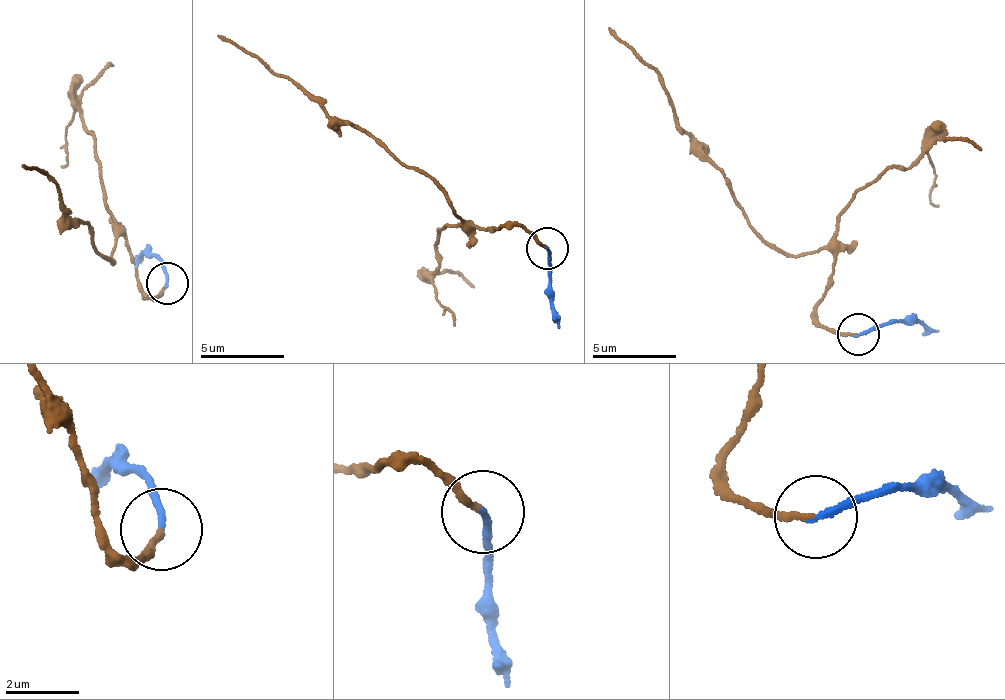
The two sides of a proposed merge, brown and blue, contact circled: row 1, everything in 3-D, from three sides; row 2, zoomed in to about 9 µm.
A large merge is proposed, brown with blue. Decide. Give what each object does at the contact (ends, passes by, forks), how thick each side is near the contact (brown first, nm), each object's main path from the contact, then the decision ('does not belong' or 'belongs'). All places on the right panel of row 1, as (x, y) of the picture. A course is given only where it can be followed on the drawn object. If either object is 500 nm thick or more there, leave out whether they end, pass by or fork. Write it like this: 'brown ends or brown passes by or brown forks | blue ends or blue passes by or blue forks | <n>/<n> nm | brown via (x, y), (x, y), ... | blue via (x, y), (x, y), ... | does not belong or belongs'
brown ends | blue ends | 160/180 nm | brown via (858, 336), (815, 314), (832, 256), (782, 255), (759, 237), (678, 123), (661, 75), (607, 25) | blue via (858, 336), (916, 317), (939, 331) | belongs

